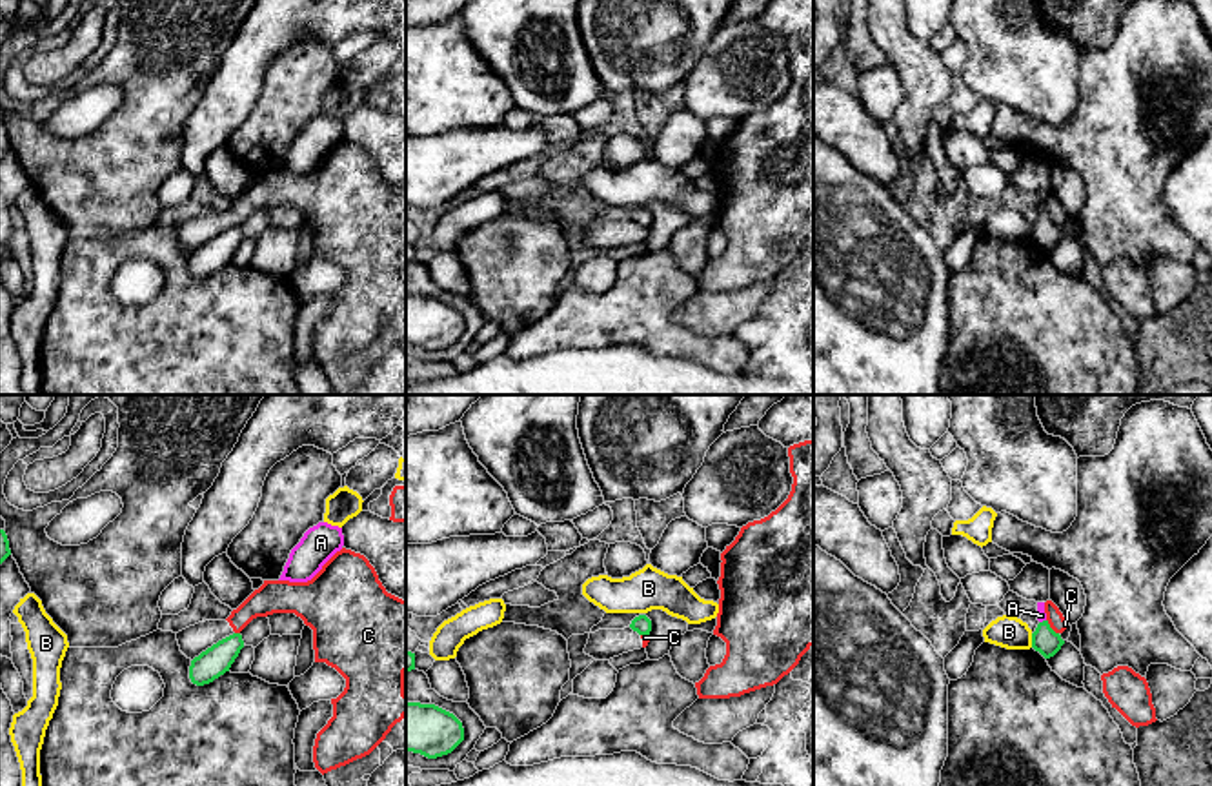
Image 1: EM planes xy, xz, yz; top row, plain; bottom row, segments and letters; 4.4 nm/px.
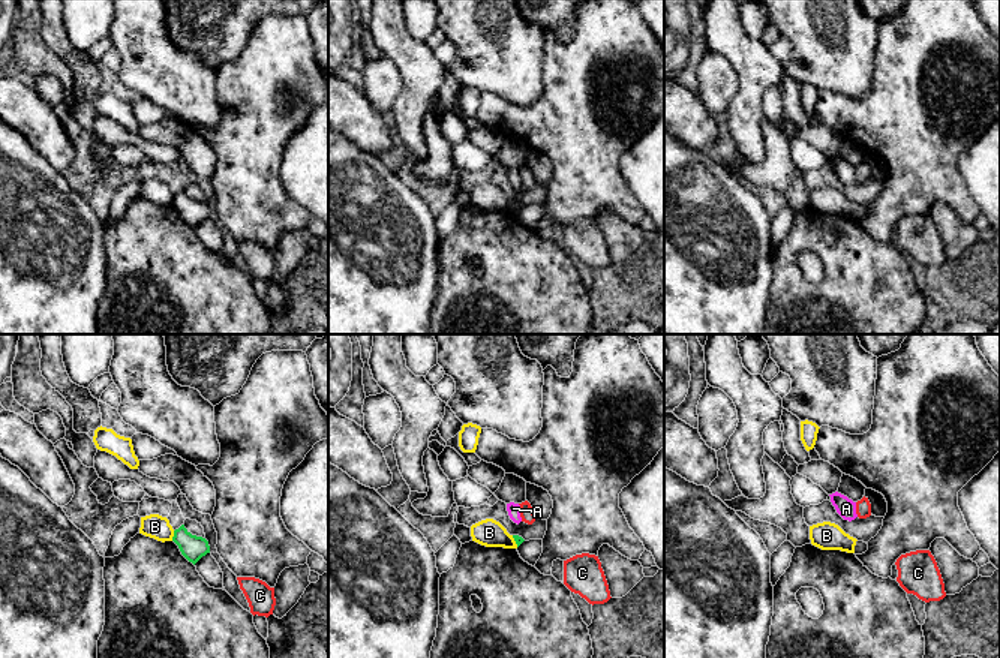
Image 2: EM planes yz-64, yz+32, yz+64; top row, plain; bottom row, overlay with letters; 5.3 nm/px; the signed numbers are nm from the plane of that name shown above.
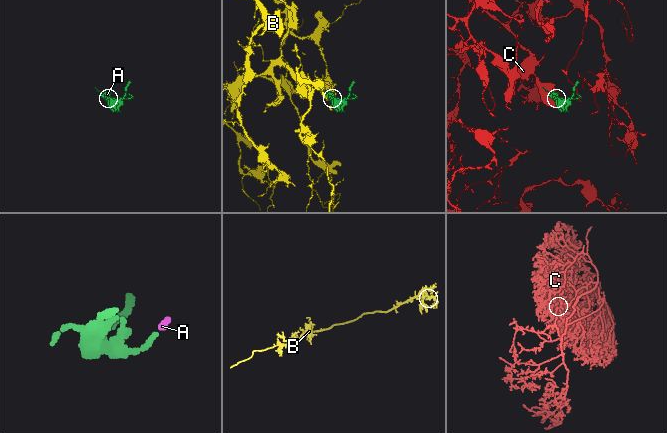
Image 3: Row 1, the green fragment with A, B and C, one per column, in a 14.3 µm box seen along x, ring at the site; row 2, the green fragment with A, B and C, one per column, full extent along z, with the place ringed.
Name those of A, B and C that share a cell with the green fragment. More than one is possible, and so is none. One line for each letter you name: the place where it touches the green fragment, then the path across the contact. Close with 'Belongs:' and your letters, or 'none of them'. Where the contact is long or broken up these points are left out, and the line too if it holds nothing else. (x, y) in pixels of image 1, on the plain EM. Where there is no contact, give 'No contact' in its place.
A: Touches green at yz (1043, 213). Path across: yz (1045, 233), (1043, 213), (1041, 208)
Belongs: A

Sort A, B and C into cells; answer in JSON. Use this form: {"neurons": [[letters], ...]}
{"neurons": [["A"], ["B"], ["C"]]}

